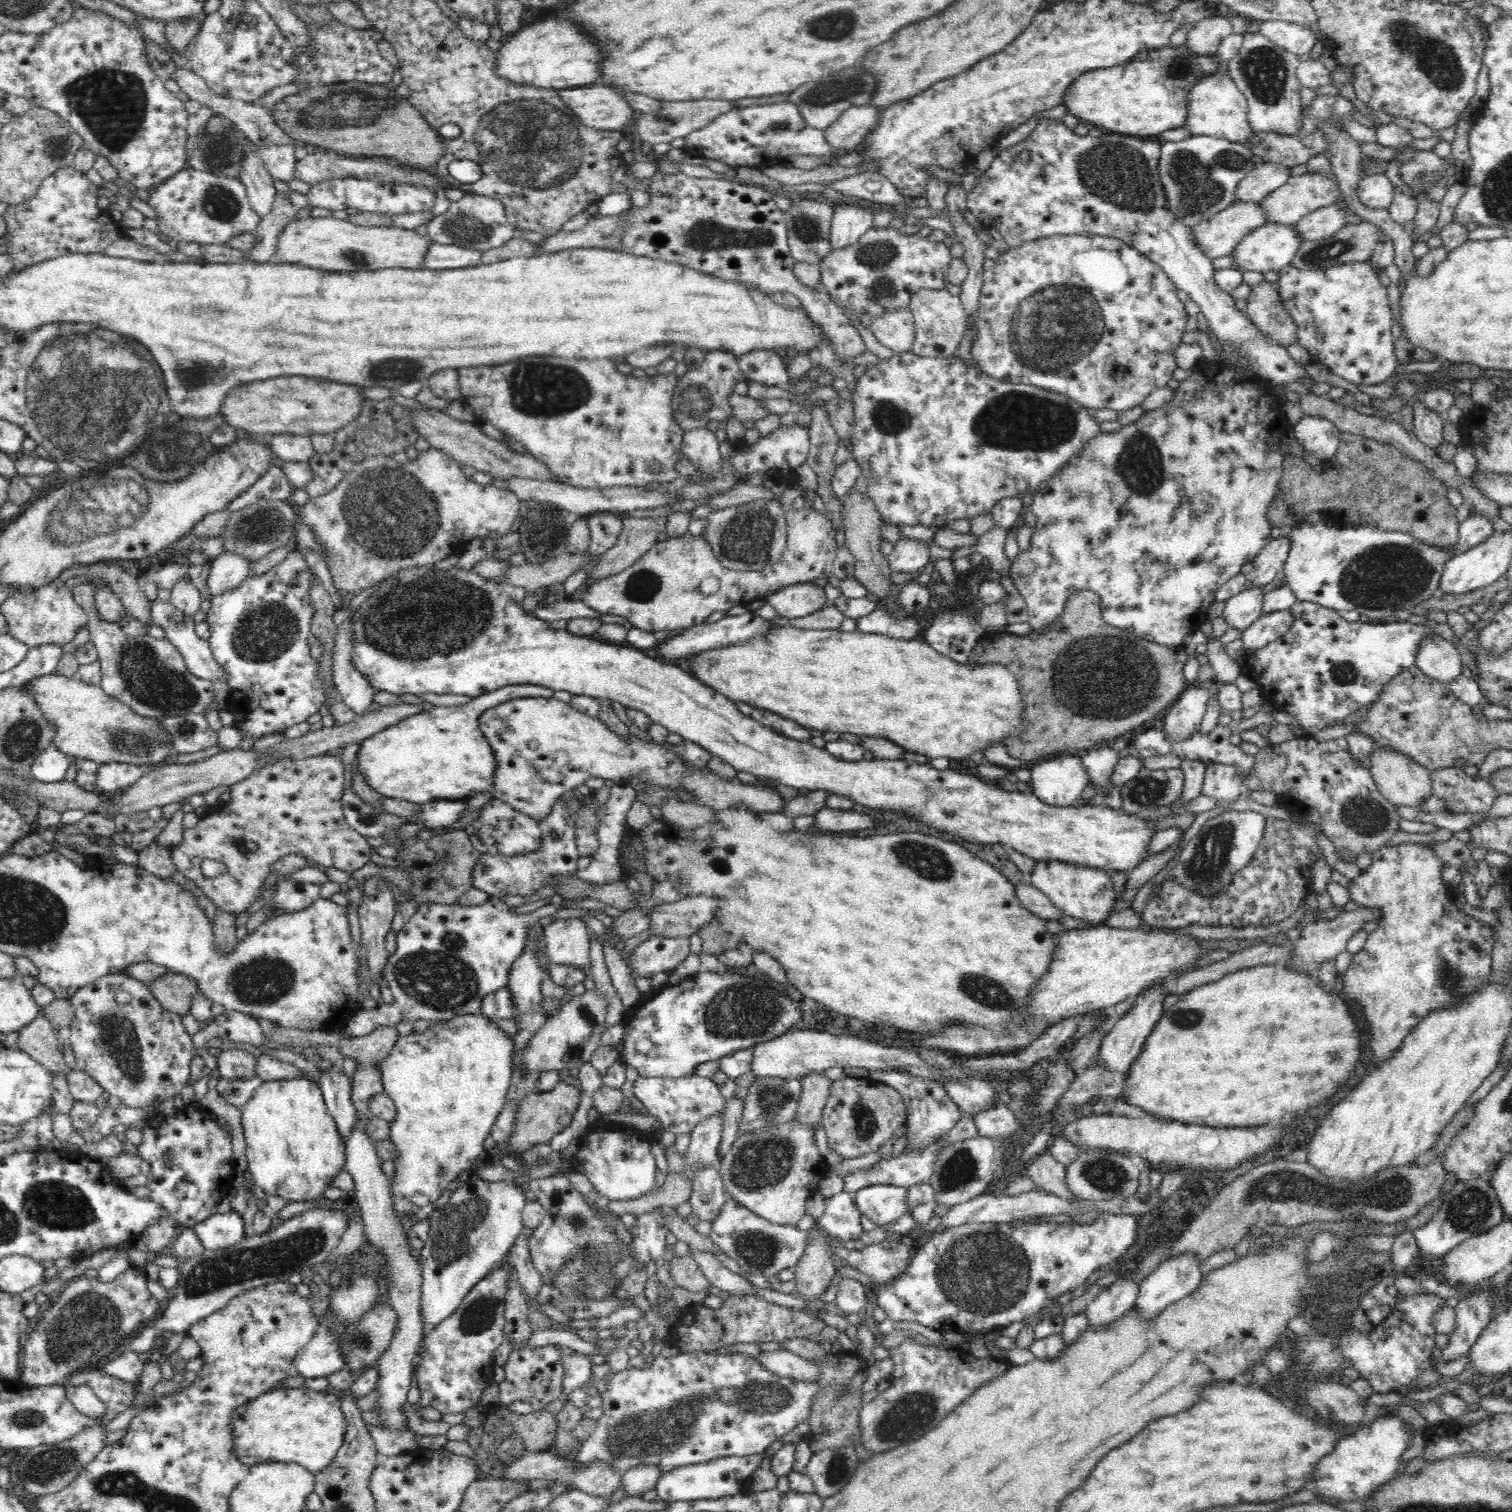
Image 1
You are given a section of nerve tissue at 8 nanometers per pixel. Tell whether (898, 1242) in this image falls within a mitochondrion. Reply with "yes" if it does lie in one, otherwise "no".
no

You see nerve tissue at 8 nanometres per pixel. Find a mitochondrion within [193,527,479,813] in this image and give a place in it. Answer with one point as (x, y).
(265, 634)

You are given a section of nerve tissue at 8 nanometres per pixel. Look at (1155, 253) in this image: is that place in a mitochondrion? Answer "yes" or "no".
no

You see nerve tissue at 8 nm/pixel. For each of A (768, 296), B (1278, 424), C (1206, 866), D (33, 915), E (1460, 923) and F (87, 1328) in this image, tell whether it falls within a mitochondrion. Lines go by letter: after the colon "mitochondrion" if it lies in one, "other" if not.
A: other
B: other
C: mitochondrion
D: mitochondrion
E: other
F: mitochondrion

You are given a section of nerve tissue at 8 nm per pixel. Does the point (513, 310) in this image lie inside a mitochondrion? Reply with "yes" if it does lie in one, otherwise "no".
no

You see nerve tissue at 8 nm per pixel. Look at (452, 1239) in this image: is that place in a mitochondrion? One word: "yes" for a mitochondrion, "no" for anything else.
yes

